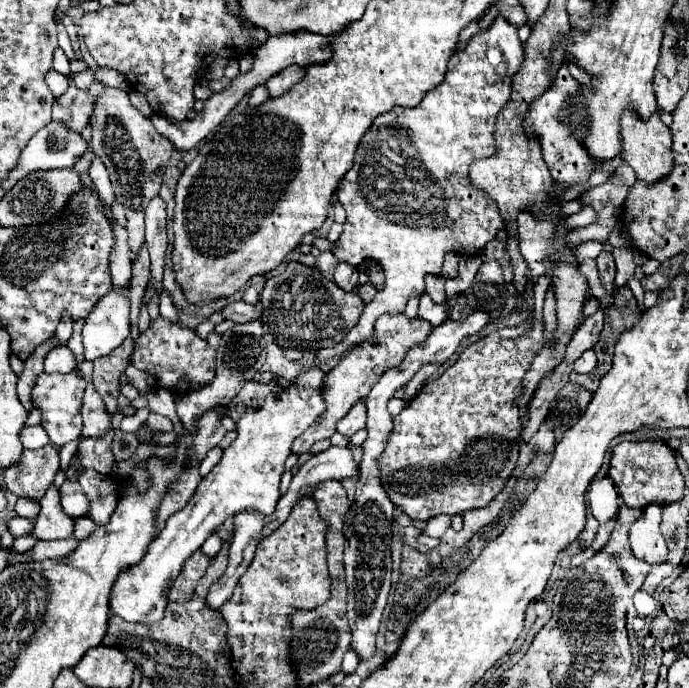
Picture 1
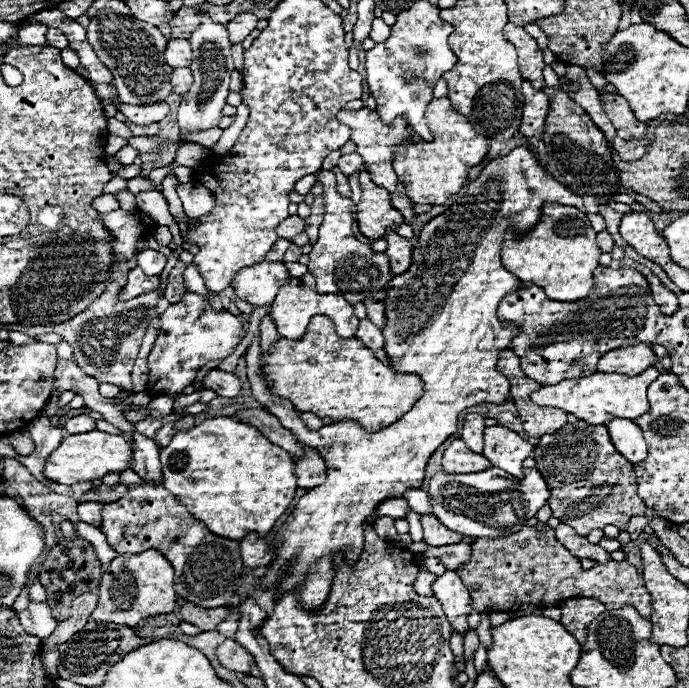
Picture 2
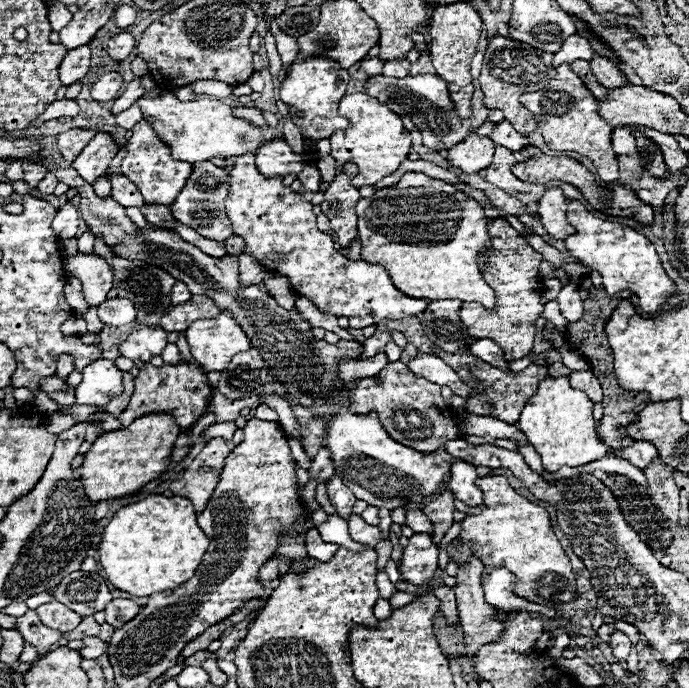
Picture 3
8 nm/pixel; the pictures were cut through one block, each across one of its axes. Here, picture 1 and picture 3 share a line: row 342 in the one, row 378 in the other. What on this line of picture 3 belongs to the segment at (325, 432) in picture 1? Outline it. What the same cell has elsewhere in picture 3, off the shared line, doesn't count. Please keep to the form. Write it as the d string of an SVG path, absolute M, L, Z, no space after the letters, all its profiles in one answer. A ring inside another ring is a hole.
M390 362L374 378L358 380L350 390L350 410L358 414L374 410L380 418L380 424L394 440L422 454L430 454L444 446L448 440L458 438L454 414L450 406L442 400L440 386L410 374L408 366L402 362Z

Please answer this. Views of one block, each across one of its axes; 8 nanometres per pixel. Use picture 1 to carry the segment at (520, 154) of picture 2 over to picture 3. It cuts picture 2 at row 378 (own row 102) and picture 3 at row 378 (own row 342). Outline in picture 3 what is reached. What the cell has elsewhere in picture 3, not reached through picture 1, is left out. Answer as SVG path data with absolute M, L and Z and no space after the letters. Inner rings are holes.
M384 352L376 354L370 360L344 358L342 362L338 362L338 378L342 378L344 382L356 382L358 378L366 378L366 376L378 374L386 364L388 364L388 358L386 358Z

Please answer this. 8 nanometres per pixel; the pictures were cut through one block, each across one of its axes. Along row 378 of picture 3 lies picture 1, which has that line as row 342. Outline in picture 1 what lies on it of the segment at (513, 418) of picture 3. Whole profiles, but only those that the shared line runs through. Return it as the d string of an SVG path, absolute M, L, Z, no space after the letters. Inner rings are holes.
M546 264L548 274L538 278L534 284L534 312L516 328L502 328L490 336L468 346L458 362L450 366L440 378L430 380L422 386L414 400L394 418L394 430L390 442L380 458L380 472L384 488L390 500L402 508L412 520L430 520L440 514L462 514L466 510L484 508L506 484L512 470L516 468L520 450L520 414L518 394L522 390L522 378L530 368L534 356L542 350L542 306L546 288L550 288L552 264Z

